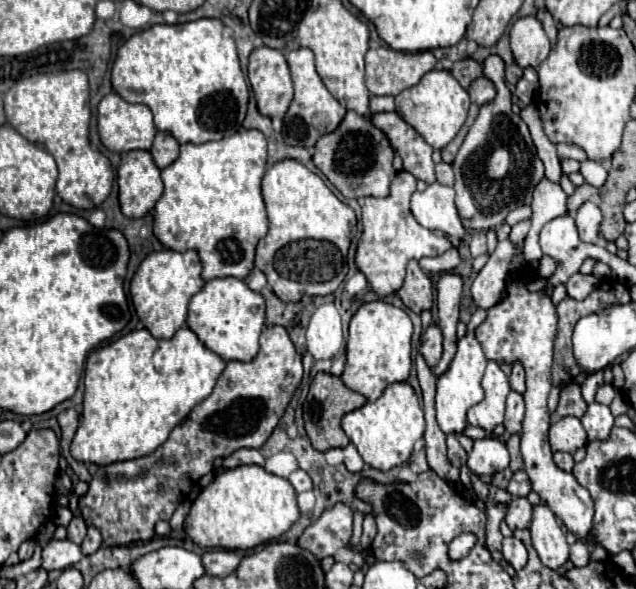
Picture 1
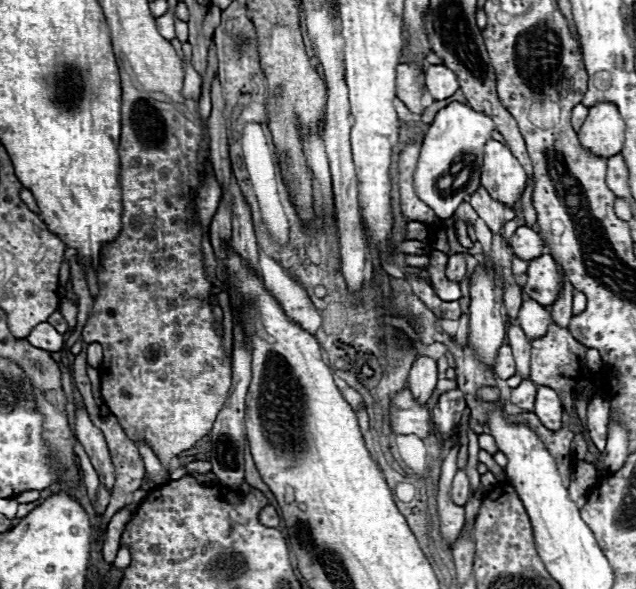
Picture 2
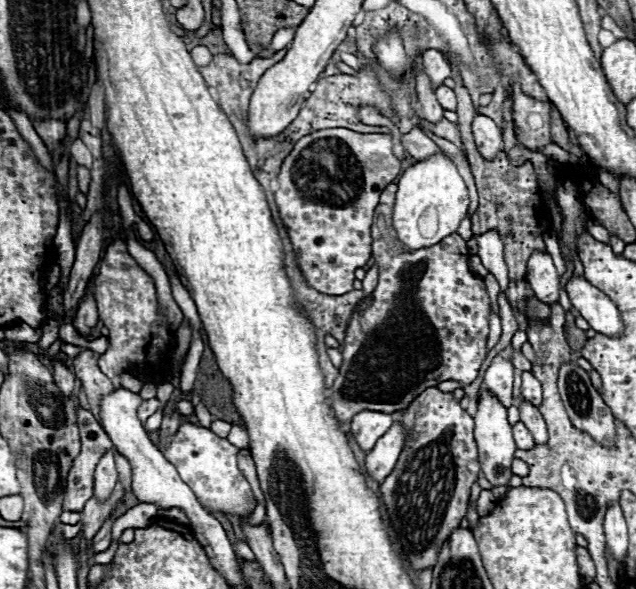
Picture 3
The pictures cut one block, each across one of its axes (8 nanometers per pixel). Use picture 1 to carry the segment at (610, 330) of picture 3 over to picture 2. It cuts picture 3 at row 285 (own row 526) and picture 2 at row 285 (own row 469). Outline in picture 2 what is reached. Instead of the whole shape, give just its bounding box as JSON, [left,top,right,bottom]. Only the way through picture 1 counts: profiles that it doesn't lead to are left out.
[524,254,560,306]

